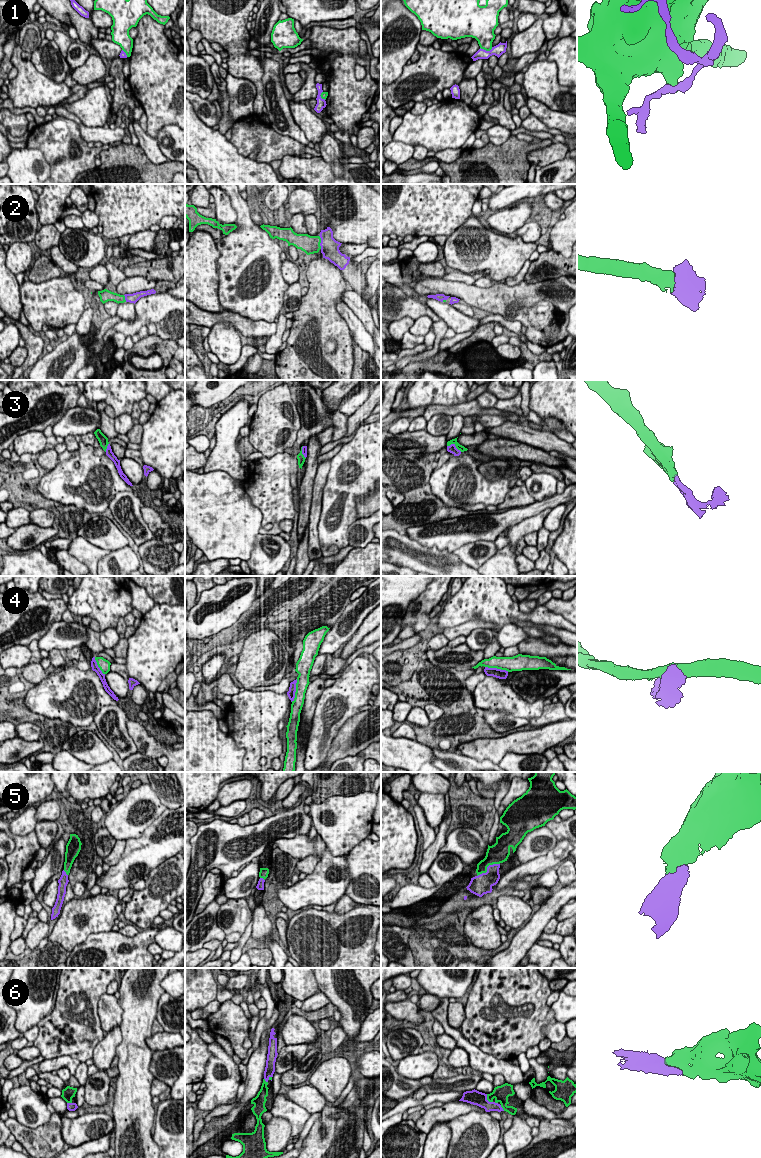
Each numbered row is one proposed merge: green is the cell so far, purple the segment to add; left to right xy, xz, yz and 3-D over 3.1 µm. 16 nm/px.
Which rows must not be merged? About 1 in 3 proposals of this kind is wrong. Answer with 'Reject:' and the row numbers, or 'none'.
Reject: 1, 4

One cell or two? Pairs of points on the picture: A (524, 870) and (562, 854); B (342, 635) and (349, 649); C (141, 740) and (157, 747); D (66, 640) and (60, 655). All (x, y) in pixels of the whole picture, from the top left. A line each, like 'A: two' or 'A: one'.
A: one
B: two
C: one
D: two

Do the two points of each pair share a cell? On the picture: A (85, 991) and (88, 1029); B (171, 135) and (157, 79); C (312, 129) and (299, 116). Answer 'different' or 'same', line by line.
A: same
B: different
C: same

